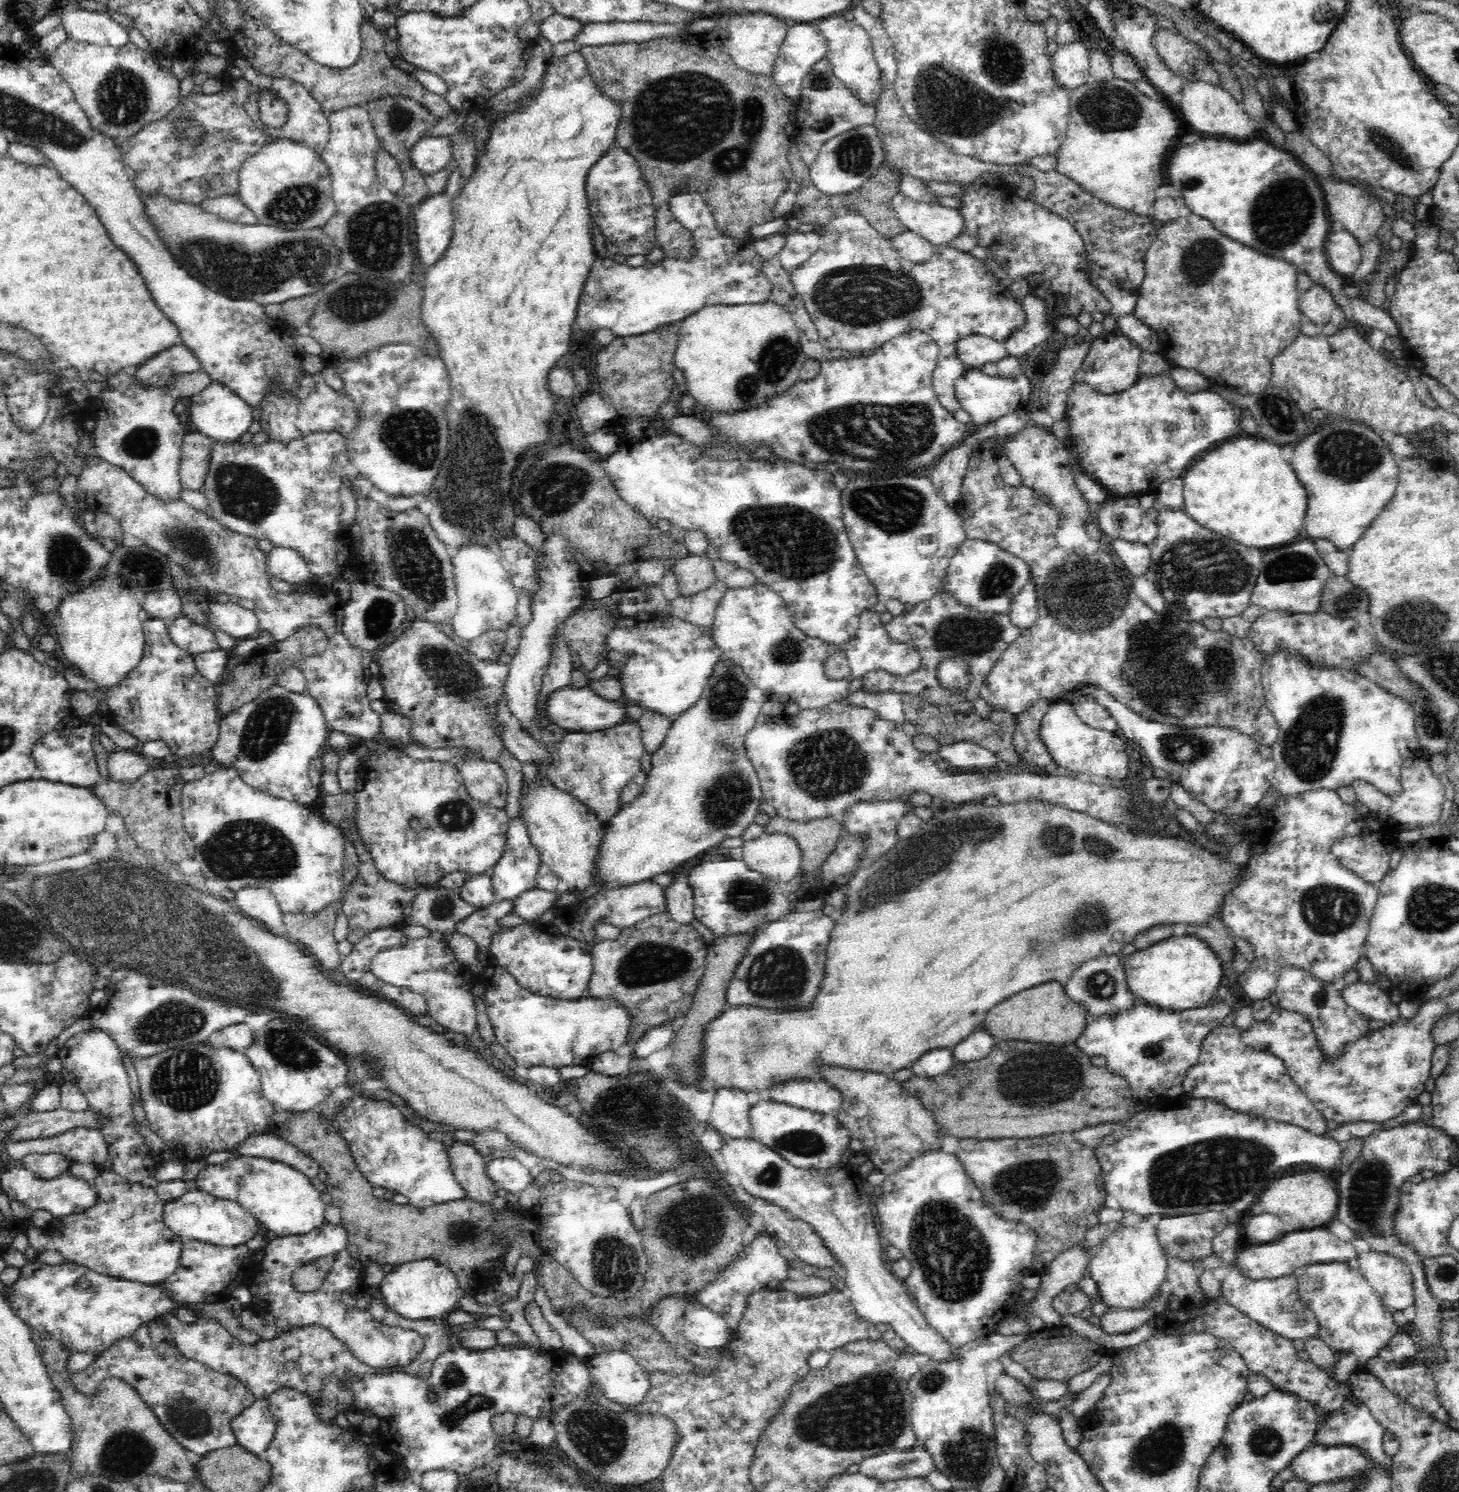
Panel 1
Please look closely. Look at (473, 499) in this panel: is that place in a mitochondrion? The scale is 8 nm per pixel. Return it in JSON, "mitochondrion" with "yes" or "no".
{"mitochondrion":"yes"}

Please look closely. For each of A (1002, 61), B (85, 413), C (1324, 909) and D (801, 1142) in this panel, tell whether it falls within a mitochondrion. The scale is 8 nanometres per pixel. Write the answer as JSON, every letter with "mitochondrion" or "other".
{"A":"mitochondrion","B":"other","C":"mitochondrion","D":"mitochondrion"}

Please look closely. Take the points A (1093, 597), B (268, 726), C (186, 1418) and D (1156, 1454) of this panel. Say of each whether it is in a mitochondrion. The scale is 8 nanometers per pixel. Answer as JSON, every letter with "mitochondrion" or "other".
{"A":"mitochondrion","B":"mitochondrion","C":"mitochondrion","D":"mitochondrion"}

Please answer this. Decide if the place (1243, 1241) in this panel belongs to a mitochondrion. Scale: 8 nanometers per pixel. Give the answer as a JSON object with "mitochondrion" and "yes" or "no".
{"mitochondrion":"no"}

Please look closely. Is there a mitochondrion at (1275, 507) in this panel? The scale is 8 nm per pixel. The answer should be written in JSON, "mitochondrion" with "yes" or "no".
{"mitochondrion":"no"}

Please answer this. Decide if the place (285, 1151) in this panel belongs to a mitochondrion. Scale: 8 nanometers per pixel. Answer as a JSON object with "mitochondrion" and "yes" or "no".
{"mitochondrion":"no"}

